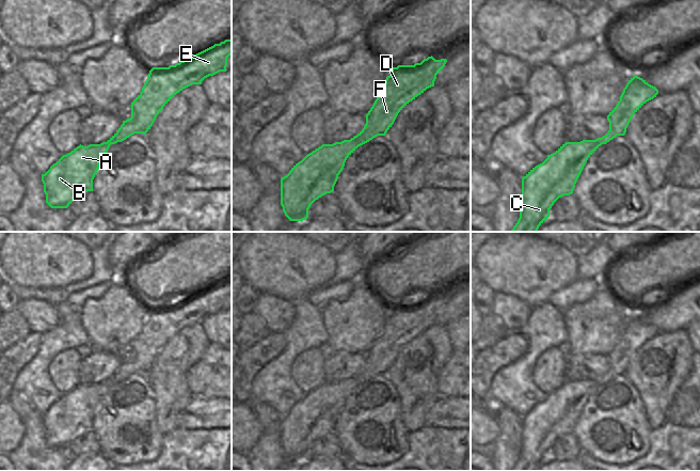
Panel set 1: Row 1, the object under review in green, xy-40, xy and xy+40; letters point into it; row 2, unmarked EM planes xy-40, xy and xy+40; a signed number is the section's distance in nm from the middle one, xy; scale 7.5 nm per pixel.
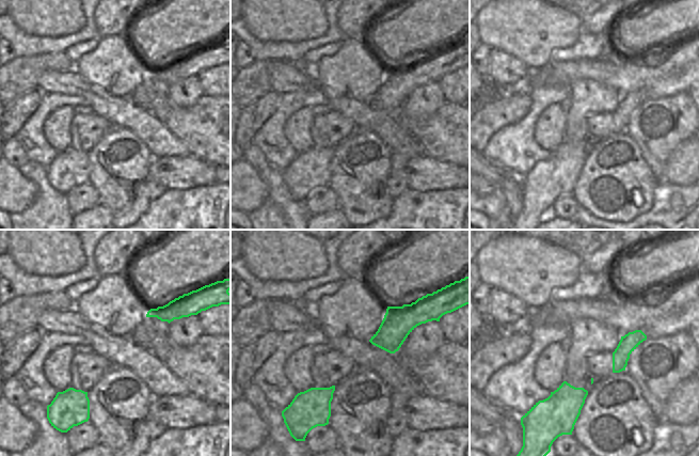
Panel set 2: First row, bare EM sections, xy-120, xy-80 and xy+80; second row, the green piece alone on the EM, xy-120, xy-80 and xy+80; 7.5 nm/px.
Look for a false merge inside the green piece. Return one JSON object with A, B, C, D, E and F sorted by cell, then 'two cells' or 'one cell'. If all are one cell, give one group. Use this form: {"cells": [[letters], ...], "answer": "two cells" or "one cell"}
{"cells": [["A", "B", "C", "D", "E", "F"]], "answer": "one cell"}

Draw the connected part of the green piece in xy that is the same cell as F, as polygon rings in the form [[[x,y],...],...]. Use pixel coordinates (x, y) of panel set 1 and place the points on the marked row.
[[[432,56],[424,59],[420,63],[414,65],[398,65],[392,67],[392,74],[386,77],[385,83],[381,94],[375,100],[372,107],[366,114],[366,124],[364,128],[350,140],[335,142],[333,144],[322,144],[312,153],[307,154],[301,161],[296,163],[289,173],[281,178],[281,205],[285,216],[290,221],[303,221],[308,218],[308,209],[311,205],[327,193],[334,191],[334,186],[338,179],[338,175],[345,167],[347,158],[361,145],[369,142],[378,136],[385,136],[387,130],[394,124],[398,113],[418,95],[424,93],[427,89],[434,87],[436,75],[443,69],[447,60],[435,60]]]

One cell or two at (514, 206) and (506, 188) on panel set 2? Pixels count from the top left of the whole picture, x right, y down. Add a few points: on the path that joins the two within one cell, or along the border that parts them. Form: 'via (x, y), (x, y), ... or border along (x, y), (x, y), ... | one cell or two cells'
via (514, 202), (513, 195), (510, 192) | one cell

